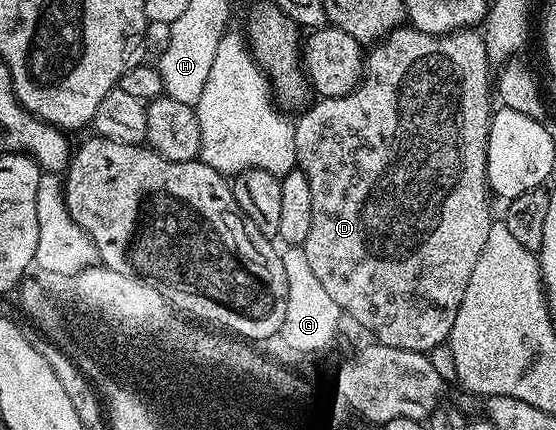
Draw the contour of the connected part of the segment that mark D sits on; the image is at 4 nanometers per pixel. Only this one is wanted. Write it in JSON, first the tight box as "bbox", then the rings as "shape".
{"bbox":[294,25,493,353],"shape":[[[402,25],[388,32],[366,52],[363,78],[355,90],[341,97],[320,98],[315,101],[319,103],[312,102],[300,114],[304,115],[294,120],[297,167],[305,173],[305,177],[309,177],[309,190],[313,196],[313,221],[309,237],[305,237],[301,244],[305,258],[314,275],[321,280],[323,288],[329,292],[329,297],[337,301],[340,312],[346,318],[348,315],[349,318],[356,319],[365,330],[372,331],[376,343],[384,343],[393,349],[430,353],[435,346],[448,342],[462,297],[468,288],[469,277],[476,268],[493,222],[492,200],[487,185],[487,134],[493,114],[492,77],[493,65],[487,58],[485,41],[478,30],[464,29],[450,31],[448,35],[430,35],[416,27]]]}

